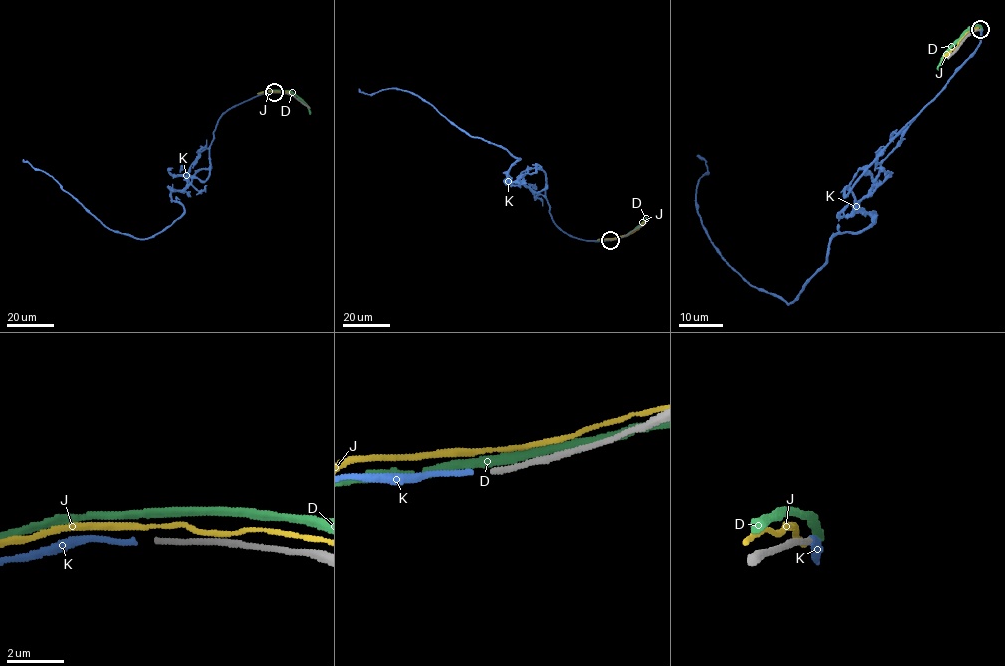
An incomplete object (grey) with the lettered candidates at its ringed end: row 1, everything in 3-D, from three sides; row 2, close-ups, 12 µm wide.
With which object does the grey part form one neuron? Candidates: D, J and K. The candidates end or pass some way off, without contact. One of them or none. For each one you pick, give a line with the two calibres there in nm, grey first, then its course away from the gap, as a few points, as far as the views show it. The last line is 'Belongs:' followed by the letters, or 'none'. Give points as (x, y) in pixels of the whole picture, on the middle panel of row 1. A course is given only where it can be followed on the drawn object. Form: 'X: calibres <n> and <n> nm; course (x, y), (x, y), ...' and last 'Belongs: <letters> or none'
K: calibres 200 and 200 nm; course (609, 240), (576, 238), (554, 222), (540, 169), (507, 184), (520, 159), (506, 149), (407, 91), (358, 89)
Belongs: K

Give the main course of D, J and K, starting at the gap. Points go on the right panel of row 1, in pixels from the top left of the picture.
D: (979, 26), (972, 26), (950, 48), (937, 69)
J: (977, 27), (971, 29), (941, 65)
K: (979, 30), (976, 50), (845, 189), (876, 218), (837, 233), (789, 304), (752, 286), (710, 240), (696, 156)

